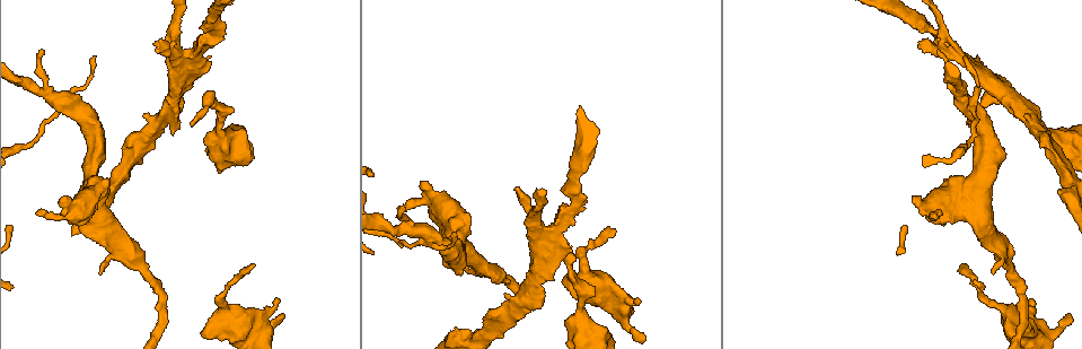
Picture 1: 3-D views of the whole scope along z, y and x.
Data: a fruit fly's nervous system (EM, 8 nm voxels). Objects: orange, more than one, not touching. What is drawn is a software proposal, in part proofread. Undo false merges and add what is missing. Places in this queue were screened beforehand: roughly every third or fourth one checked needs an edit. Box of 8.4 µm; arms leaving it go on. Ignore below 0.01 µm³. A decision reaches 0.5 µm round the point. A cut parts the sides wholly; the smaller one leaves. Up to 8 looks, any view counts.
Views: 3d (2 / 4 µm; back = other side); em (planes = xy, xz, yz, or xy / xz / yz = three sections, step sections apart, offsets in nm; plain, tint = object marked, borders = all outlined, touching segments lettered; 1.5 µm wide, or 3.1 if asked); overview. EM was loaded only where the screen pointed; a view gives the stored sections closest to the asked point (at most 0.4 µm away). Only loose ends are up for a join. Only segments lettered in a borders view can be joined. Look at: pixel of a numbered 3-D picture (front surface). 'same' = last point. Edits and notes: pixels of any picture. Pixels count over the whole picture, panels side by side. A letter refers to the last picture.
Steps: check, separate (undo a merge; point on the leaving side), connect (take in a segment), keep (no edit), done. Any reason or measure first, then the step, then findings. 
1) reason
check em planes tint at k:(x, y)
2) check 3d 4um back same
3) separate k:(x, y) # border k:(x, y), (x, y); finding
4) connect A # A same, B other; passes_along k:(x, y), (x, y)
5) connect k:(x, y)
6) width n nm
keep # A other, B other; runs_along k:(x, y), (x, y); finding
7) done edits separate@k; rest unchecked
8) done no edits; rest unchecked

check 3d 2um back at 1:(1030, 299)

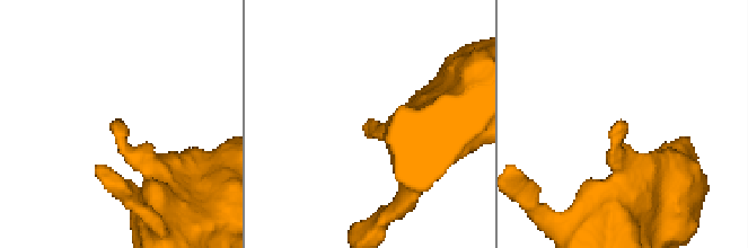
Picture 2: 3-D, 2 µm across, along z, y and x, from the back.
check em xz step 8 borders at 2:(627, 123)

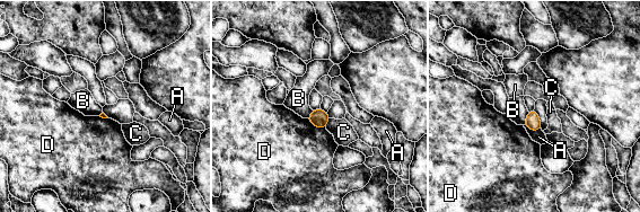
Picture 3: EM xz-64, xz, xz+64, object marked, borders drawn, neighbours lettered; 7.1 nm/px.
keep # A other, B other, C other, D other; border 3:(313, 111), (307, 117); no lettered segment goes on from it

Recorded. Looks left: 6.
check em planes borders at 1:(579, 251)

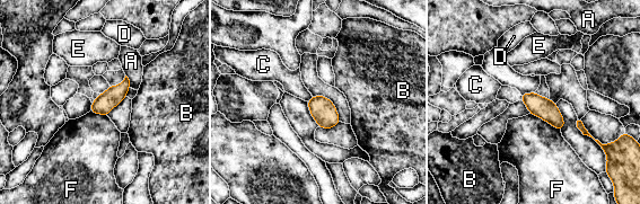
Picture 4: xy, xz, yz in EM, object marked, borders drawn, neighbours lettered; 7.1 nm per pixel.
width 140 nm; longest_contact F 260 nm
keep # A other, B other, C other, D other, E other, F other; one neuron here

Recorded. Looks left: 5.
an open end
check 3d 4um at 1:(529, 241)

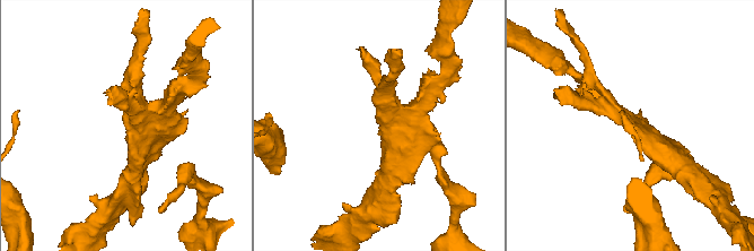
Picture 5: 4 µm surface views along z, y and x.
check em xy step 4 borders at 5:(379, 126)

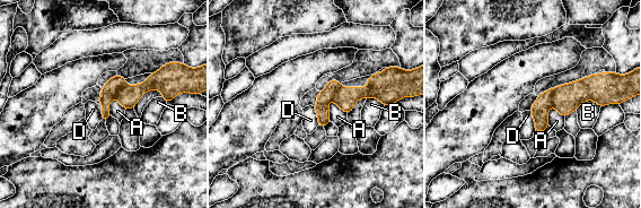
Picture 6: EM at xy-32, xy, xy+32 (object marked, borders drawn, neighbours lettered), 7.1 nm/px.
separate 6:(324, 97) # A other, B other, D other; part_leaving 6:(335, 83), (323, 98), (323, 123); two neurons meet here

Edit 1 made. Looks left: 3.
done edits separate@6; rest unchecked

